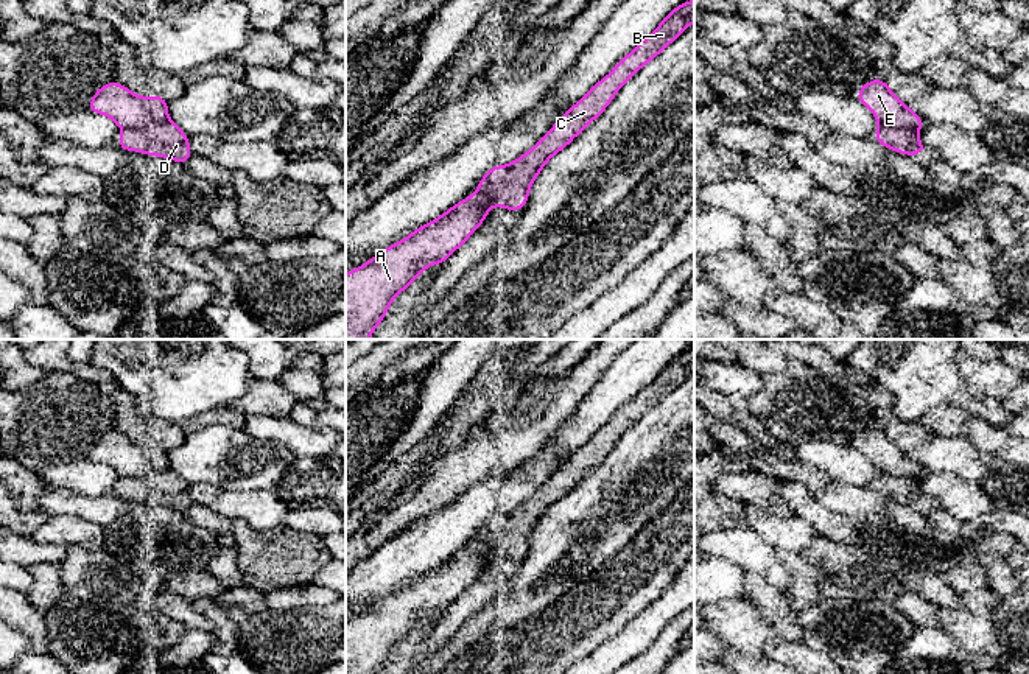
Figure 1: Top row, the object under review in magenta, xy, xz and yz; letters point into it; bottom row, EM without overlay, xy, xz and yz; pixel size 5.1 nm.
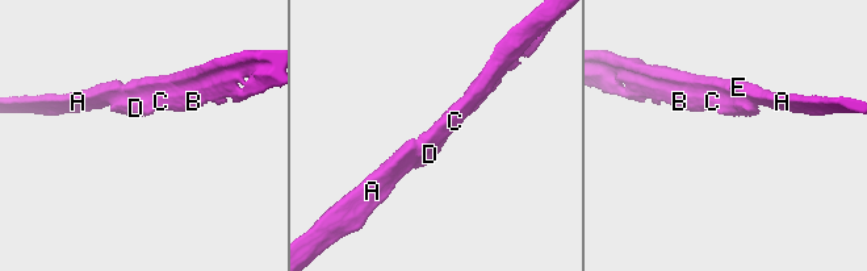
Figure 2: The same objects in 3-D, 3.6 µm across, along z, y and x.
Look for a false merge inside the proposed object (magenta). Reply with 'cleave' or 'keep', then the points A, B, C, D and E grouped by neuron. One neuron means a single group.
cleave; groups A E / B C D

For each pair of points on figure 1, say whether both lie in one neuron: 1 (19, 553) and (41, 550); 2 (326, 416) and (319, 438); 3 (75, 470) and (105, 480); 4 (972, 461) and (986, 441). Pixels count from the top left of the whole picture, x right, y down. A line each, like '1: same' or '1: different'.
1: same
2: different
3: same
4: different

